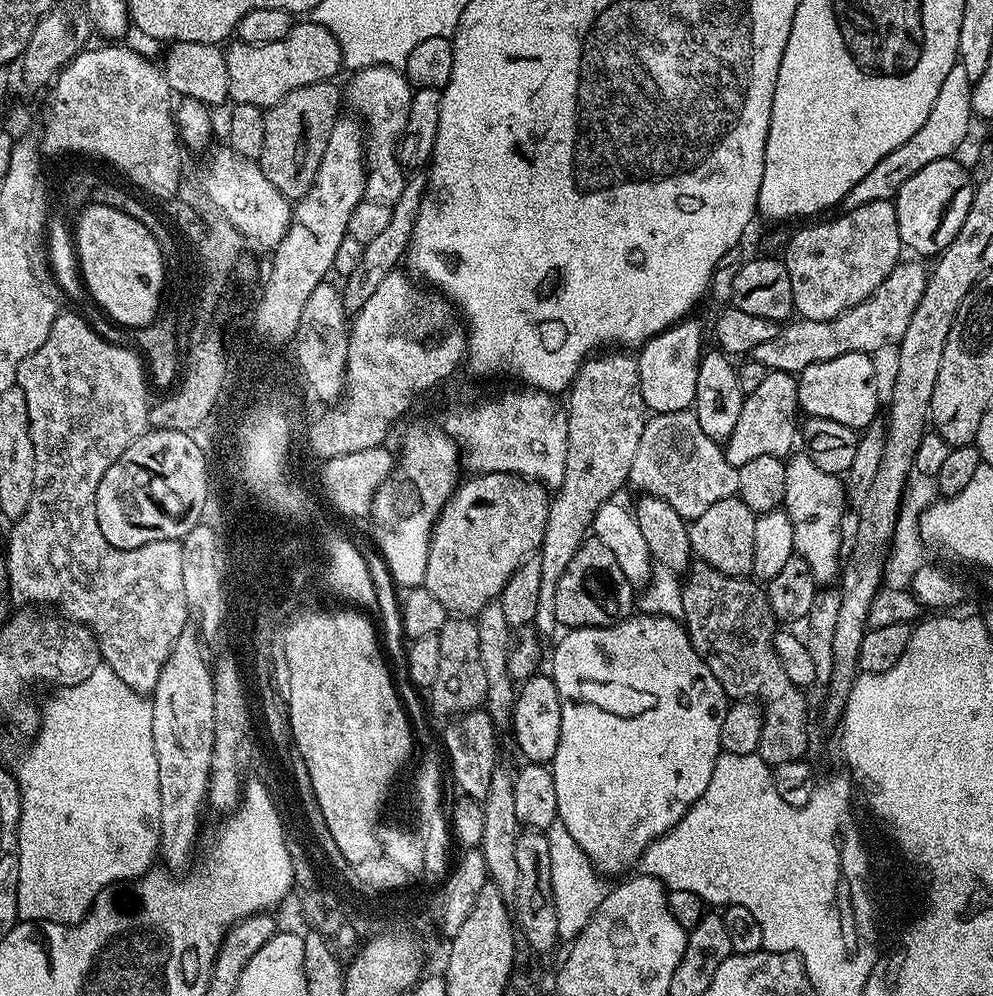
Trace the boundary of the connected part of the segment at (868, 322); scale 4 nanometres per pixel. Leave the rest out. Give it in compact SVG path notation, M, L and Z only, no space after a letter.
M907 260L896 264L894 270L890 270L886 282L882 282L882 286L870 294L870 298L858 302L858 306L850 306L850 310L829 320L793 319L785 323L780 333L770 338L770 342L754 346L751 359L762 362L762 366L773 372L798 374L814 362L830 362L830 358L842 358L842 354L855 352L877 354L883 348L891 349L899 345L902 334L906 334L906 326L910 326L910 317L918 307L918 302L922 302L929 278L926 268L924 270L922 265L915 264L920 262Z

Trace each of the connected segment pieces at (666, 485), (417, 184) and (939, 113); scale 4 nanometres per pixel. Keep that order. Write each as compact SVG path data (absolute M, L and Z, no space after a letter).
M686 410L655 413L645 421L628 479L629 485L638 489L639 493L662 497L684 520L691 522L700 518L715 502L738 494L737 470L738 468L729 464L723 447L709 438L699 425L695 411Z
M418 170L411 173L405 179L398 202L391 205L392 212L389 224L386 225L382 233L363 245L363 254L346 280L348 290L344 290L341 295L344 309L349 313L354 314L366 302L375 299L375 296L390 278L388 277L390 272L399 260L401 263L401 260L405 257L409 238L412 237L413 226L416 224L417 214L420 212L421 199L424 196L426 184L427 175L423 171Z
M959 62L956 63L950 70L950 74L946 74L942 86L938 89L934 110L930 110L930 118L922 122L918 134L914 134L914 138L906 138L906 142L898 146L898 150L890 150L890 154L886 154L886 158L882 158L882 162L878 162L878 166L874 166L874 170L870 170L870 174L866 174L866 178L862 178L862 182L858 182L858 186L854 186L850 194L846 194L843 207L857 208L875 200L892 200L896 191L906 182L910 182L910 178L914 178L914 174L918 174L922 166L930 166L930 162L955 157L960 143L968 136L968 127L971 126L972 120L974 121L973 83L974 81L966 74L966 69Z

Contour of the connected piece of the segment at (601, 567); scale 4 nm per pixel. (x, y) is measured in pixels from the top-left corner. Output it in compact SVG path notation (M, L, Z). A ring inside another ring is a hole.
M595 538L585 540L578 554L570 558L570 566L566 566L566 574L562 574L558 590L554 594L557 625L568 630L605 628L628 619L633 612L634 585L628 581L626 574L622 574L622 566L618 566L614 553L600 540Z

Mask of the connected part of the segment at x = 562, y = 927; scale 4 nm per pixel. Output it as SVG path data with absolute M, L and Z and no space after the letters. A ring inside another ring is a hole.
M554 823L546 829L550 842L550 878L554 894L554 910L558 914L558 934L560 940L571 942L579 936L588 924L589 918L596 913L598 906L605 900L610 888L604 885L601 873L586 858L582 846L574 842L570 830L562 823ZM601 880L601 881L600 881Z

